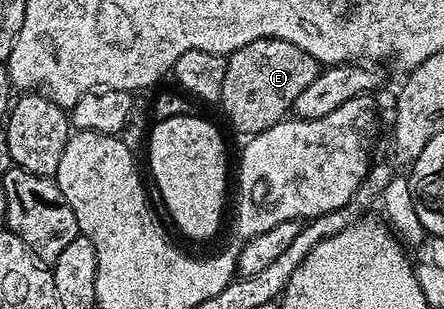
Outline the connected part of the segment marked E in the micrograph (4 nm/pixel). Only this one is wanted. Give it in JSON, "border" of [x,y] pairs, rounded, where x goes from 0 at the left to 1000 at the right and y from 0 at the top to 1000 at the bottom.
{"border":[[[590,123],[509,178],[507,272],[491,340],[545,440],[572,440],[615,414],[658,366],[669,311],[716,246],[723,207],[669,149],[633,123]]]}

